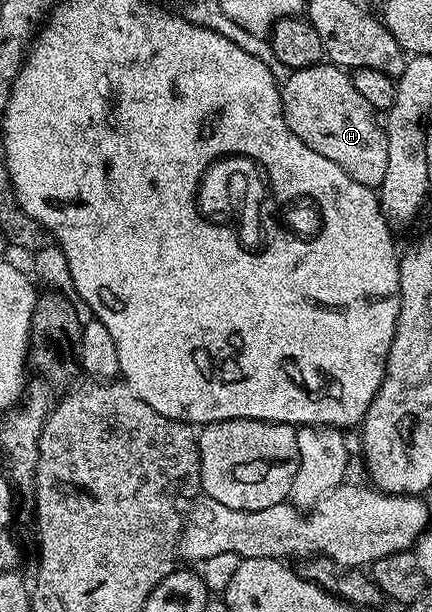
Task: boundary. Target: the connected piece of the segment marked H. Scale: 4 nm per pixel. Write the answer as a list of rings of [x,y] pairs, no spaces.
[[[324,61],[292,70],[289,79],[281,85],[279,96],[289,129],[313,153],[321,153],[321,157],[333,161],[337,169],[345,169],[353,181],[366,187],[377,189],[385,181],[385,169],[389,166],[387,132],[375,107],[357,93],[344,68]]]

